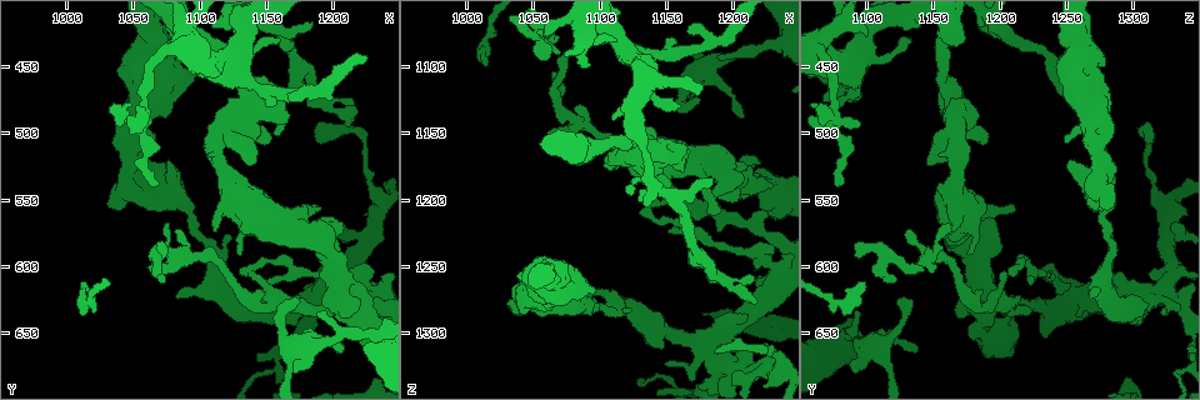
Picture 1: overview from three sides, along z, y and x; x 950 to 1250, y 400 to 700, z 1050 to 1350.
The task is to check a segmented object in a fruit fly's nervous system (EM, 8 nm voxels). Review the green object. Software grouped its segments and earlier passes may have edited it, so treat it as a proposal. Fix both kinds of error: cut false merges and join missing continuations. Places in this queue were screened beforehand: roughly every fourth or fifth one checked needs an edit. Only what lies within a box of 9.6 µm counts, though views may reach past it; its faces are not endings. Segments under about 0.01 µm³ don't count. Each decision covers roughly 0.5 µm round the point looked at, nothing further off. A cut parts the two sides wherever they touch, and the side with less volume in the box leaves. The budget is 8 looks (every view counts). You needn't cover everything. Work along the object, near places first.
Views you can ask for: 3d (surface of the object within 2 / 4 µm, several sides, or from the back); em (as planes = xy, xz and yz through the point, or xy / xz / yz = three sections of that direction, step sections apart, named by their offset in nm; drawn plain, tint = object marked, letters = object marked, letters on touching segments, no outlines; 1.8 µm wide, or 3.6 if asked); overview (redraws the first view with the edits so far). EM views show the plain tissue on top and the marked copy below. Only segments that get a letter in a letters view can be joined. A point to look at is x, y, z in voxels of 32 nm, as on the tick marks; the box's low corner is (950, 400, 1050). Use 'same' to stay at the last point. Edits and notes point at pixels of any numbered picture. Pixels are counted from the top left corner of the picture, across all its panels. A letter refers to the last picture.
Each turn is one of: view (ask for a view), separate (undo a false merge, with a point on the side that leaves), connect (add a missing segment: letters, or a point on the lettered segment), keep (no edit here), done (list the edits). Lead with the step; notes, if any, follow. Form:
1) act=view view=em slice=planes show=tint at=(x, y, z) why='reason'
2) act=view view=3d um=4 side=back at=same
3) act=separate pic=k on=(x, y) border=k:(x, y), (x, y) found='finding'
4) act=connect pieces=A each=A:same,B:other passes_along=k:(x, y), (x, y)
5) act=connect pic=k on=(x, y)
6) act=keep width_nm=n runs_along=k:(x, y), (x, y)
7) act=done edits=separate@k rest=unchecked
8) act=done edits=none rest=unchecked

act=view view=3d um=4 side=back at=(1188, 504, 1316)

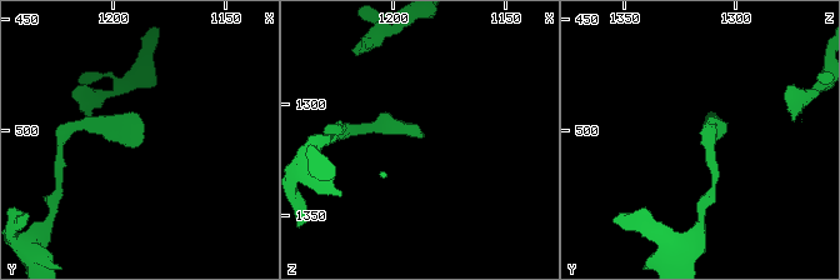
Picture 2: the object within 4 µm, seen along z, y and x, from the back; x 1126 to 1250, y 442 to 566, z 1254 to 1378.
act=view view=em slice=xz step=8 show=letters at=(1185, 503, 1315) why='need the tissue'

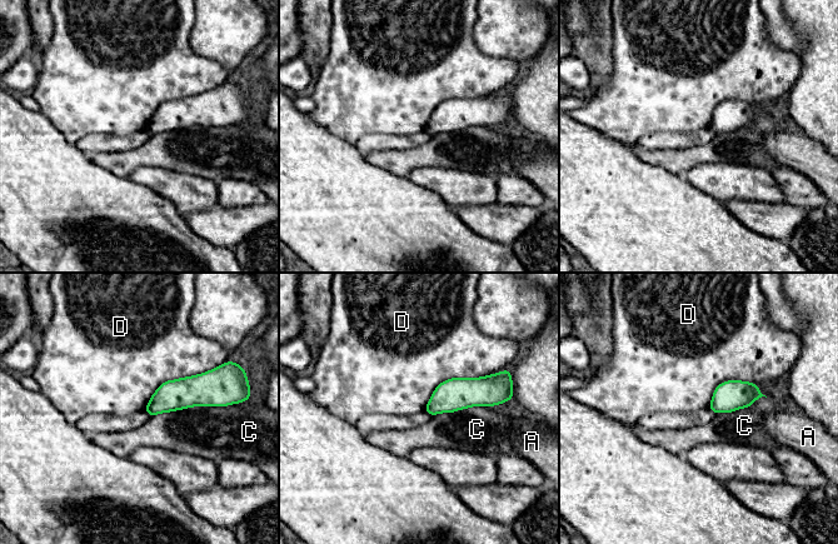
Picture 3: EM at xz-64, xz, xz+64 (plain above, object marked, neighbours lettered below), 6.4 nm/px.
act=keep each=A:other,C:other,D:other border=3:(497, 373), (444, 379), (424, 410) found='no lettered segment goes on from it'

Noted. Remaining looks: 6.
act=view view=em slice=xy step=8 show=tint at=(1062, 554, 1272) why='calibre changes'

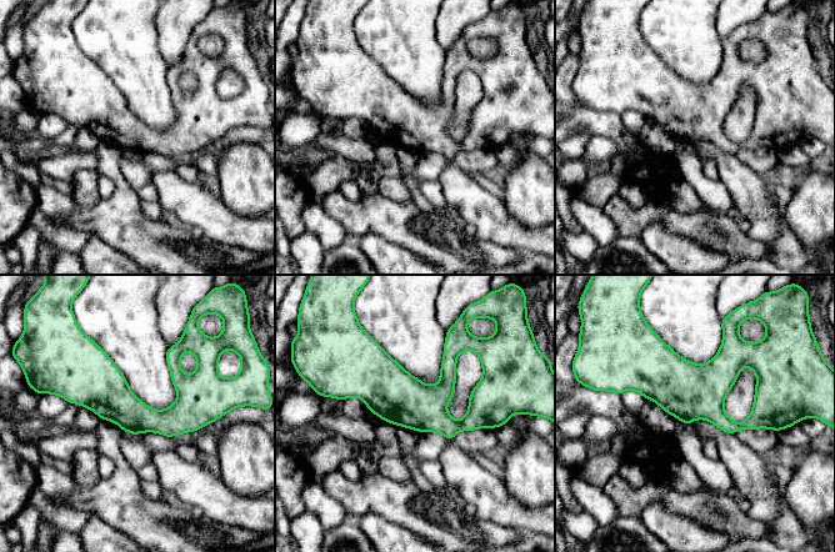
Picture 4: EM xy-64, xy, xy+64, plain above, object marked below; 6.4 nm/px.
act=view view=em slice=planes show=letters at=same

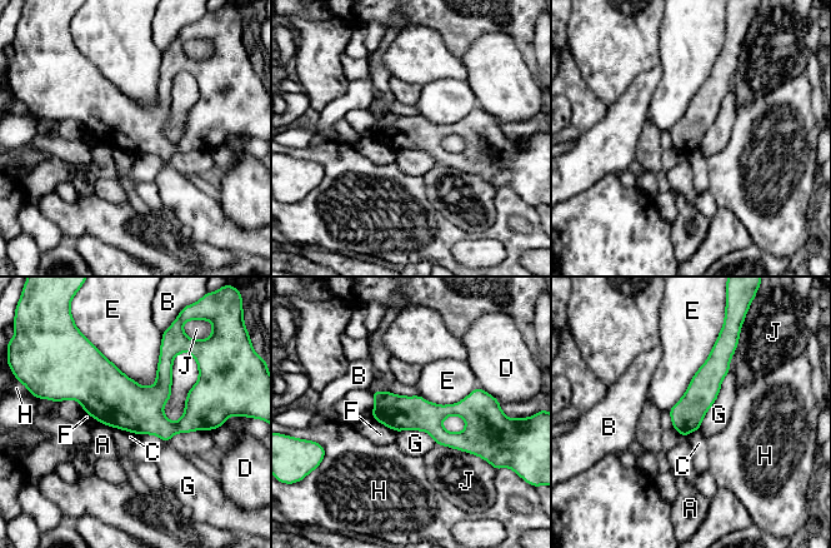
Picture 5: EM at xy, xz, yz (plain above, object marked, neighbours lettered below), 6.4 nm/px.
act=keep each=A:other,B:other,C:other,D:other,E:other,F:other,G:other,H:other,J:other runs_along=5:(60, 394), (161, 427), (206, 410) found='continuous, no second neuron'

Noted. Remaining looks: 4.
act=view view=em slice=xy step=4 show=tint at=(1084, 624, 1268) why='branch stops here'

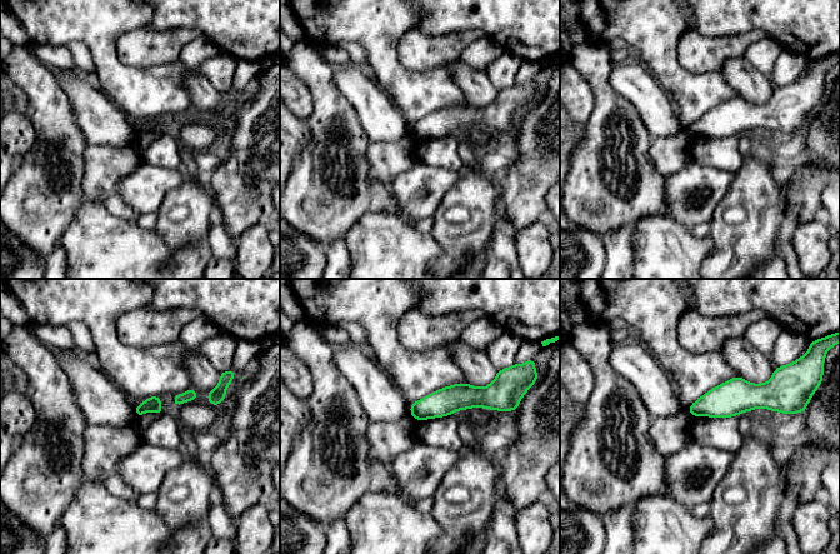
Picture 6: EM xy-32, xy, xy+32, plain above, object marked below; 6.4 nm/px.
act=view view=em slice=xy step=4 show=letters at=same

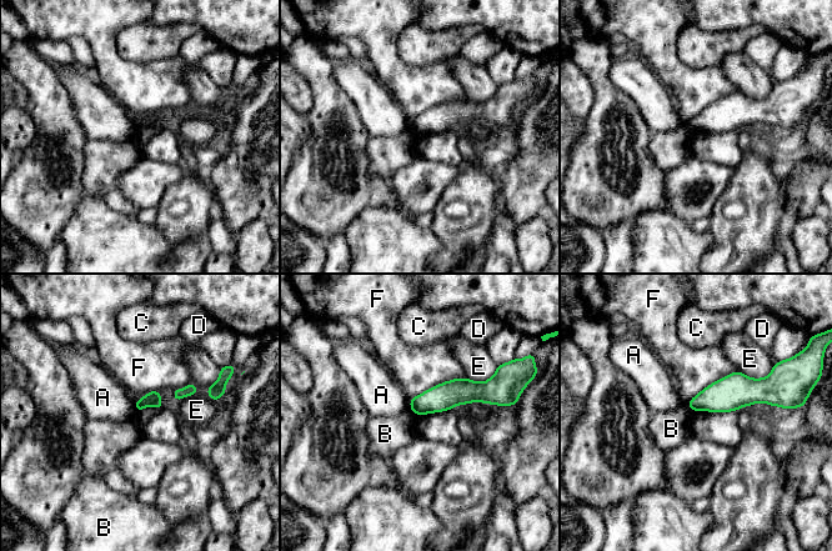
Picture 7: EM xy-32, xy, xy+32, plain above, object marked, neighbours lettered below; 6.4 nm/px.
act=keep each=A:other,B:other,C:other,D:other,E:other,F:other runs_along=7:(494, 400), (449, 394), (412, 402) found='no lettered segment goes on from it'

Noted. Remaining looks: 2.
act=done edits=none rest=unchecked

